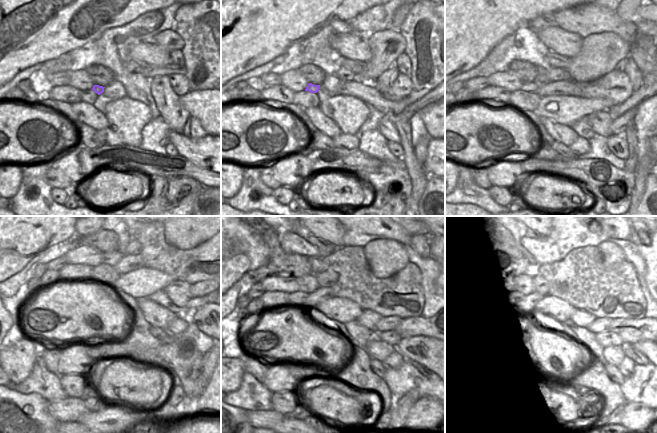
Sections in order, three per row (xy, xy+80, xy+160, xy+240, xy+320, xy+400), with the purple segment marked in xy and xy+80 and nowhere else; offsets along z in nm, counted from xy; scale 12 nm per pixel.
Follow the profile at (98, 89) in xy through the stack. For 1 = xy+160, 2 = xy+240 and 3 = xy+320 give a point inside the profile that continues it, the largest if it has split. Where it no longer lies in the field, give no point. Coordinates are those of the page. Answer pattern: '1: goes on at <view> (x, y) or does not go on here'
1: goes on at xy+160 (532, 87)
2: goes on at xy+240 (87, 294)
3: goes on at xy+320 (298, 297)

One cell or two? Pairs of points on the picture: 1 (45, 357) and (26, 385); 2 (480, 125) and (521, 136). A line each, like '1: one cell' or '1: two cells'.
1: two cells
2: one cell

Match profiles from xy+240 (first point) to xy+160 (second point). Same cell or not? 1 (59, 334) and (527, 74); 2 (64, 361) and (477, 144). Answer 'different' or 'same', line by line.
1: different
2: same

